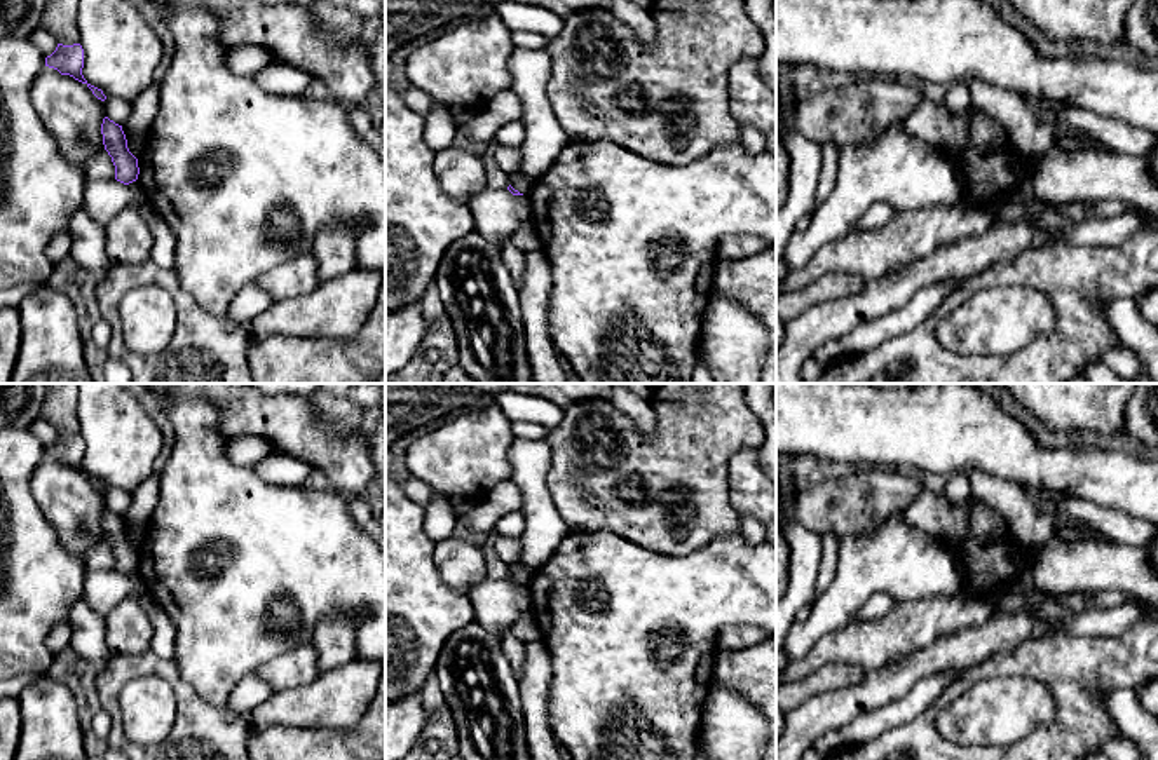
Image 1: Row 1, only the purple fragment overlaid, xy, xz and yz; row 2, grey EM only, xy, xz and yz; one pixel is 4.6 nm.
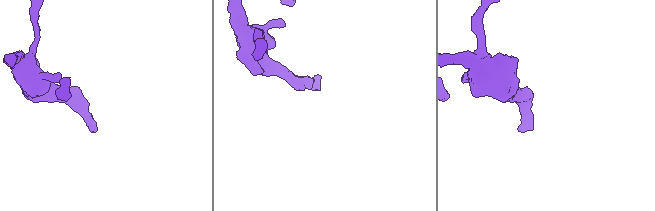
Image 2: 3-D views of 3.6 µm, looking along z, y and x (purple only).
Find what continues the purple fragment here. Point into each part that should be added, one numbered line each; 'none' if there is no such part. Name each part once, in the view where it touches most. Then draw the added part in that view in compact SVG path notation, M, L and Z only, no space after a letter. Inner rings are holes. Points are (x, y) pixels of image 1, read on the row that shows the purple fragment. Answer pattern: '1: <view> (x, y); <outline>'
none

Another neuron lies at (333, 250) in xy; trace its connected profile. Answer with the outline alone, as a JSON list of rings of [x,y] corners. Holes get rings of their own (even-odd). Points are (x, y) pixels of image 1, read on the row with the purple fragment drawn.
[[[324,227],[317,232],[312,246],[317,261],[319,282],[352,270],[356,258],[356,235],[345,227]]]

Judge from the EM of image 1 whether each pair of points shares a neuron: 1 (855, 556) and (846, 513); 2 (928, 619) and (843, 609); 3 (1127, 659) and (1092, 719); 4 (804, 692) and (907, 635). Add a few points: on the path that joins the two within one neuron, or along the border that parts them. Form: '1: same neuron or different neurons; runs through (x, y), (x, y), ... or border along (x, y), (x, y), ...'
1: different neurons; border along (890, 520), (871, 532), (846, 534), (839, 539)
2: different neurons; border along (937, 595), (897, 602)
3: same neuron; runs through (1111, 670), (1092, 689), (1092, 703)
4: different neurons; border along (865, 671), (853, 664), (825, 664), (813, 673)

